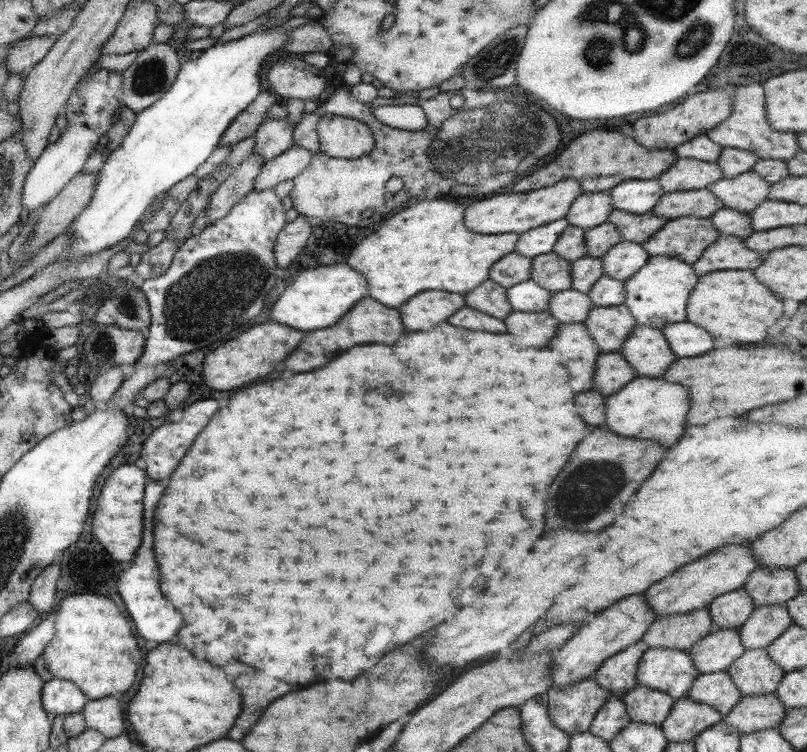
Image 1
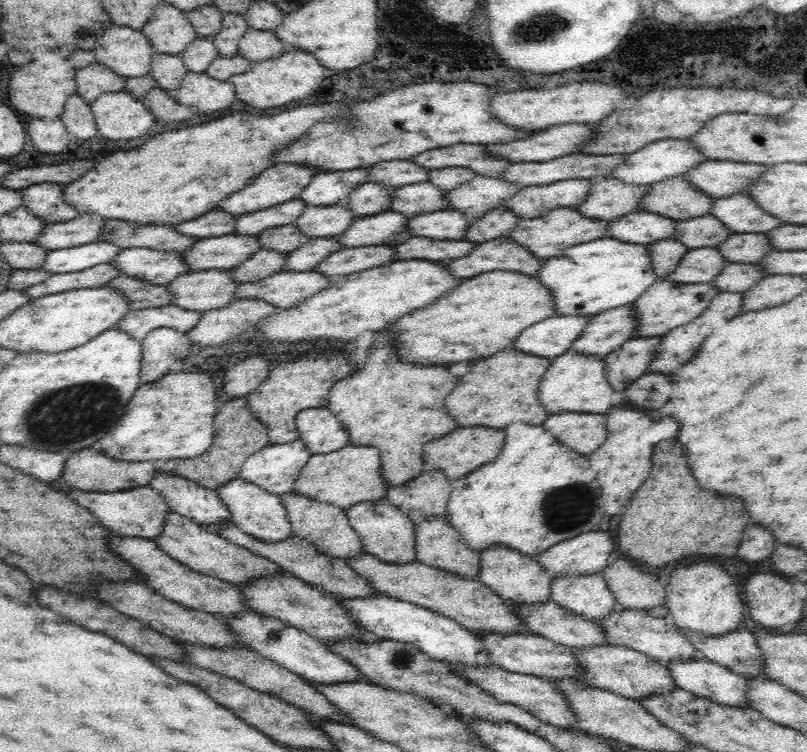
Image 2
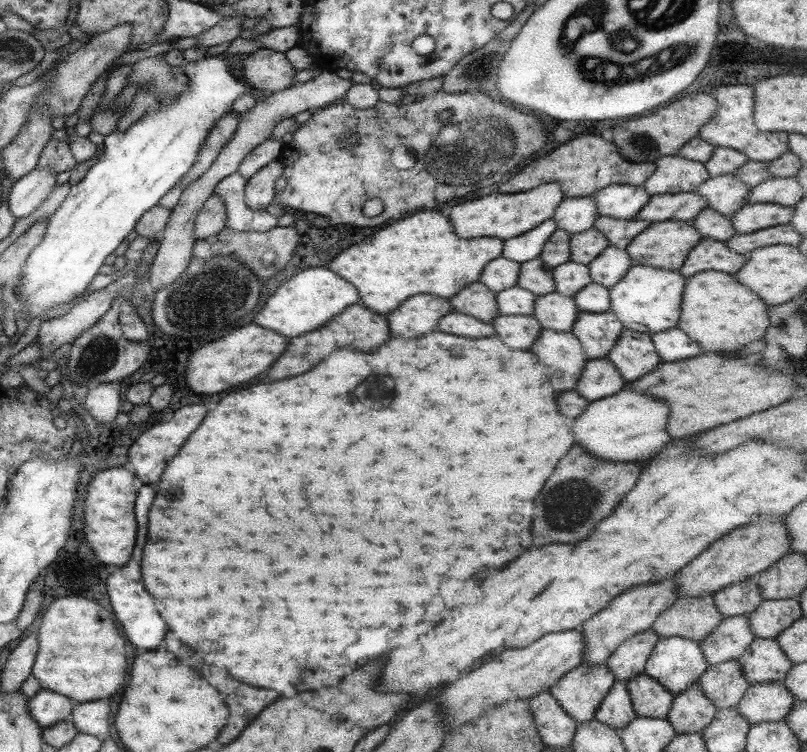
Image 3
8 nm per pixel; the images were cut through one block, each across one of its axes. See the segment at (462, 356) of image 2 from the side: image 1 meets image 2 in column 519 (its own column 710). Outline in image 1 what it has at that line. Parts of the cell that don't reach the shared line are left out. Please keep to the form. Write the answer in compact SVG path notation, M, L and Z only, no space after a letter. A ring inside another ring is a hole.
M718 270L699 276L687 297L687 322L703 328L713 338L731 338L735 342L759 342L765 330L781 318L781 300L767 292L745 270Z

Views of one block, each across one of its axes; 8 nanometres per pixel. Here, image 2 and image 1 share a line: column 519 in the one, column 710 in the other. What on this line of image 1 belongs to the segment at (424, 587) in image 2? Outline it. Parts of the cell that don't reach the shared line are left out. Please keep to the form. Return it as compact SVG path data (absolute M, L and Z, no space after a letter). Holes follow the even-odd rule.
M697 609L654 620L652 624L647 627L641 639L649 648L673 648L687 652L695 641L707 636L713 629L714 627L707 609Z

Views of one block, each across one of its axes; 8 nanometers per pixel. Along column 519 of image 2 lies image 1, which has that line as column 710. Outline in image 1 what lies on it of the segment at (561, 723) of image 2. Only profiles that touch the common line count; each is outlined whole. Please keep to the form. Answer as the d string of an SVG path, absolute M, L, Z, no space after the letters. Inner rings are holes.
M726 670L698 674L687 690L686 697L710 706L723 716L742 698Z

